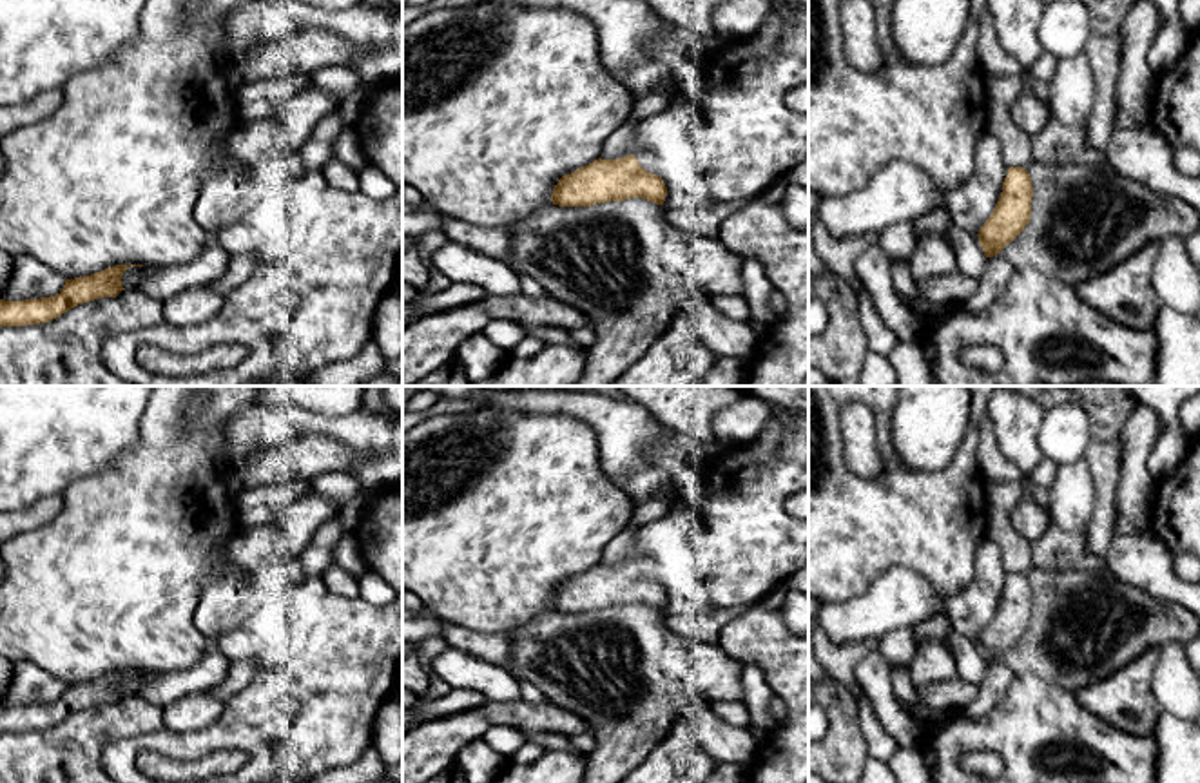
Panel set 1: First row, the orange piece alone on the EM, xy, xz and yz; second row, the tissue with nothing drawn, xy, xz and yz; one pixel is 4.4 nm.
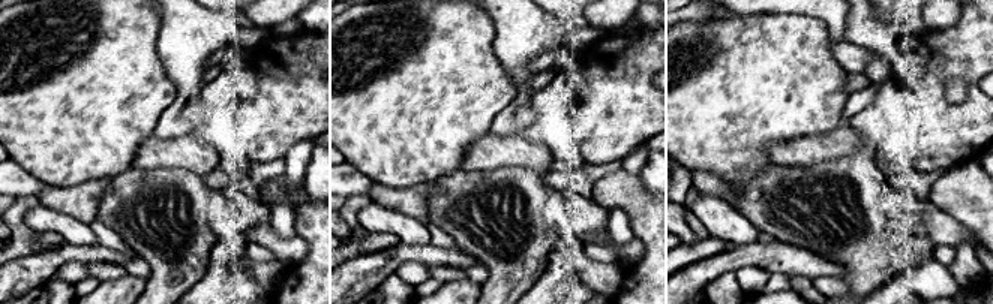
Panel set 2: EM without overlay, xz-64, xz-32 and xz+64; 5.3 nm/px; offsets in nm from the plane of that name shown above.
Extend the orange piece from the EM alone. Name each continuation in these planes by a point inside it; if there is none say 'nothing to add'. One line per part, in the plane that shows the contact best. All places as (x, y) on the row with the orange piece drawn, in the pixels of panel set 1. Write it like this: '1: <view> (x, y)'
1: xz (651, 160)

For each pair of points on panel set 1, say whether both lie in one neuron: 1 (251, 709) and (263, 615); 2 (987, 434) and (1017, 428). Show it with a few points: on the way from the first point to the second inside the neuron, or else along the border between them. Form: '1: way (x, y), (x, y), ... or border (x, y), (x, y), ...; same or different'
1: way (274, 686), (276, 646), (269, 638); same
2: border (987, 414), (999, 450), (1019, 466); different

